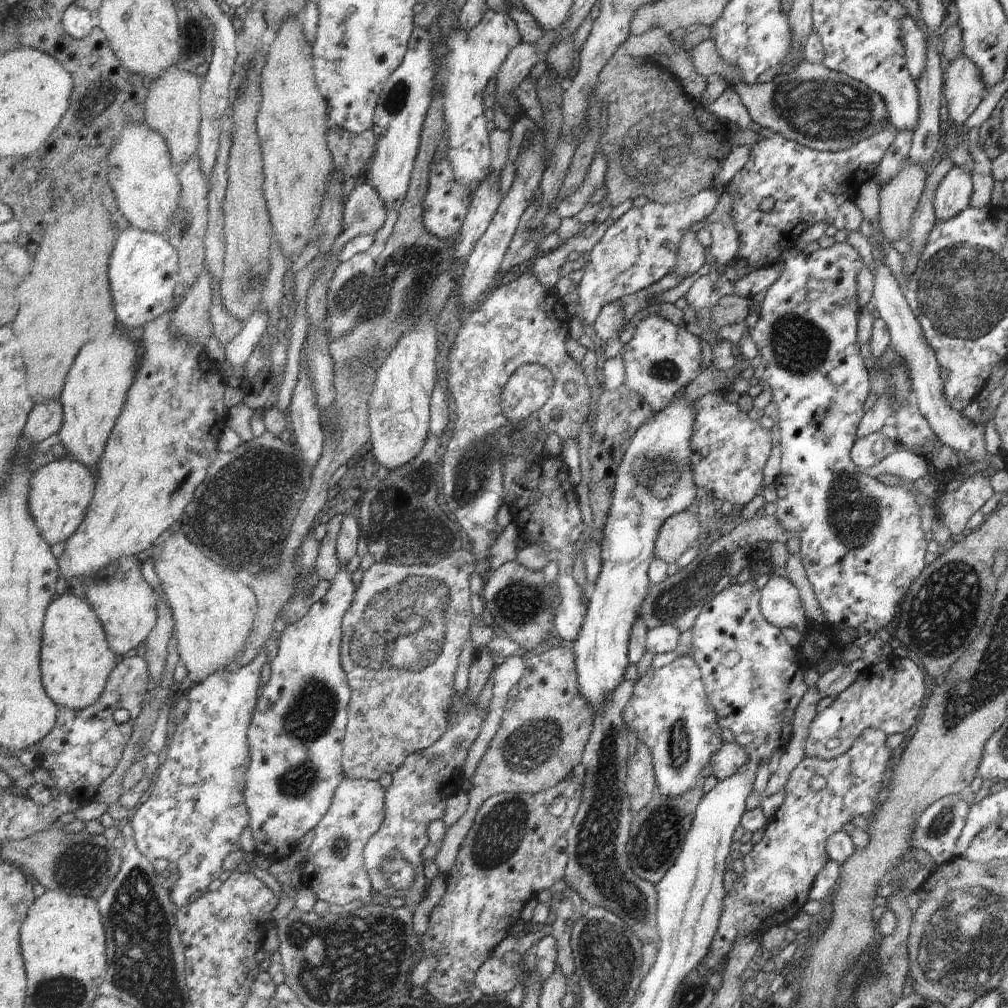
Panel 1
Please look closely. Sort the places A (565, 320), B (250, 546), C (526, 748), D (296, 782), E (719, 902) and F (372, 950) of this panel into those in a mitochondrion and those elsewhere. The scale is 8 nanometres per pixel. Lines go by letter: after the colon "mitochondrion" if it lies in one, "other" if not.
A: other
B: mitochondrion
C: mitochondrion
D: mitochondrion
E: other
F: mitochondrion

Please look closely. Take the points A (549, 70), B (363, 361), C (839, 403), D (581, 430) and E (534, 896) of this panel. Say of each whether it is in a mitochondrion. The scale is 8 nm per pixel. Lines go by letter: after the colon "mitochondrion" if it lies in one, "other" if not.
A: other
B: mitochondrion
C: other
D: other
E: other

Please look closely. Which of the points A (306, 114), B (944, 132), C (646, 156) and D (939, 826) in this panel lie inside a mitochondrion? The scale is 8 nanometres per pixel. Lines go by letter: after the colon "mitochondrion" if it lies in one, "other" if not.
A: other
B: other
C: mitochondrion
D: mitochondrion

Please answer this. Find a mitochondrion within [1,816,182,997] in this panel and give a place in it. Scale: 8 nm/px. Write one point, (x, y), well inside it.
(71, 869)

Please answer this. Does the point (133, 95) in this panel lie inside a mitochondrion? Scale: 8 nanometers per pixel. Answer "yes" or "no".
no

